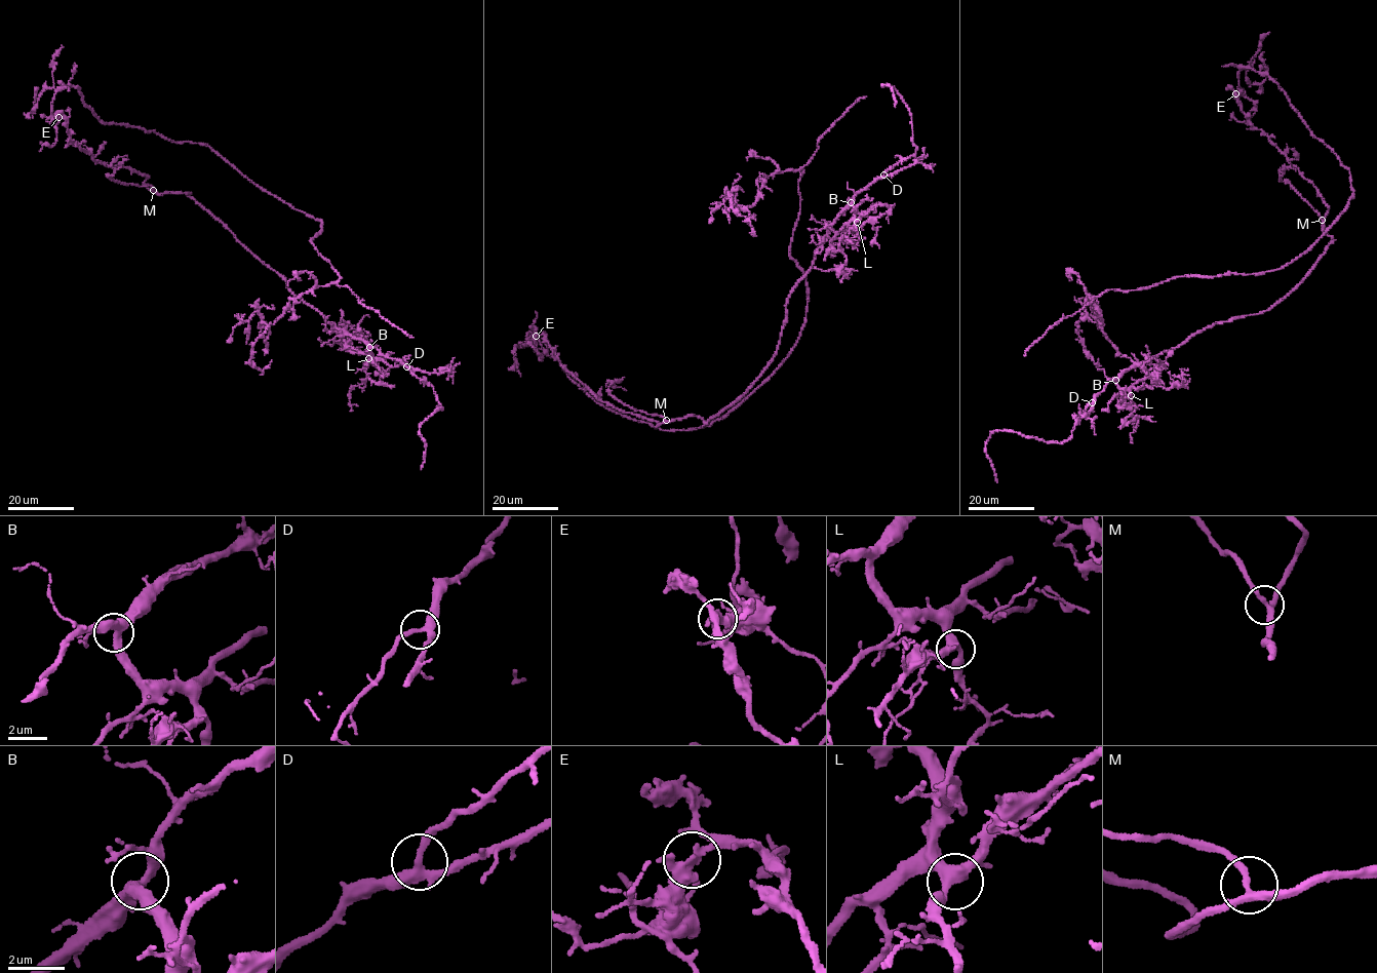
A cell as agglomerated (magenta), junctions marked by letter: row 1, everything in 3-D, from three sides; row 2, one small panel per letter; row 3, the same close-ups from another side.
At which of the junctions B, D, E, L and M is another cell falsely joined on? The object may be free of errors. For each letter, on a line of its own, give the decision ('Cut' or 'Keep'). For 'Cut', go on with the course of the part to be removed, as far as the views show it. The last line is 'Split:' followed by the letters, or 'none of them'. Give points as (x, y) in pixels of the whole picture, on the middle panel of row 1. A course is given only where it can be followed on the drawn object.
B: Keep
D: Keep
E: Cut. Course of the part to remove: (536, 335), (604, 406), (709, 425), (805, 316), (802, 169), (759, 178), (750, 206), (735, 186), (755, 215)
L: Keep
M: Keep
Split: E

